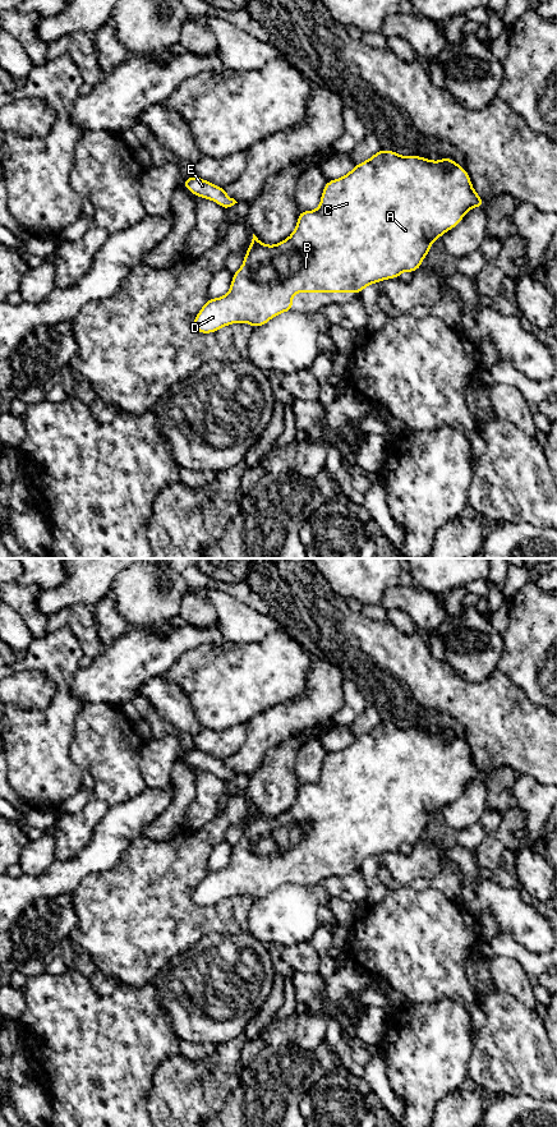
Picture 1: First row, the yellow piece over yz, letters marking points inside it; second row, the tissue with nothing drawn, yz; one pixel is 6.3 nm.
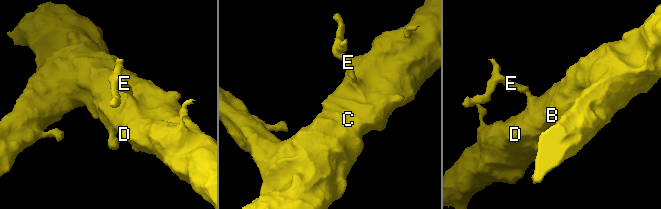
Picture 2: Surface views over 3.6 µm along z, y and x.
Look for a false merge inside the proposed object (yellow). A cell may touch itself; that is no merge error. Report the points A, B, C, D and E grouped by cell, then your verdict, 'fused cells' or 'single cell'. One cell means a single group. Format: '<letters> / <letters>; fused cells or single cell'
A B C D E; single cell

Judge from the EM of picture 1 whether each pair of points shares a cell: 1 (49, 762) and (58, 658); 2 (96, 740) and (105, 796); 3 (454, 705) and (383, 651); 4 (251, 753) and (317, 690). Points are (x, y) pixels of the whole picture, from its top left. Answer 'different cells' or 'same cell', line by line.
1: same cell
2: same cell
3: same cell
4: same cell

